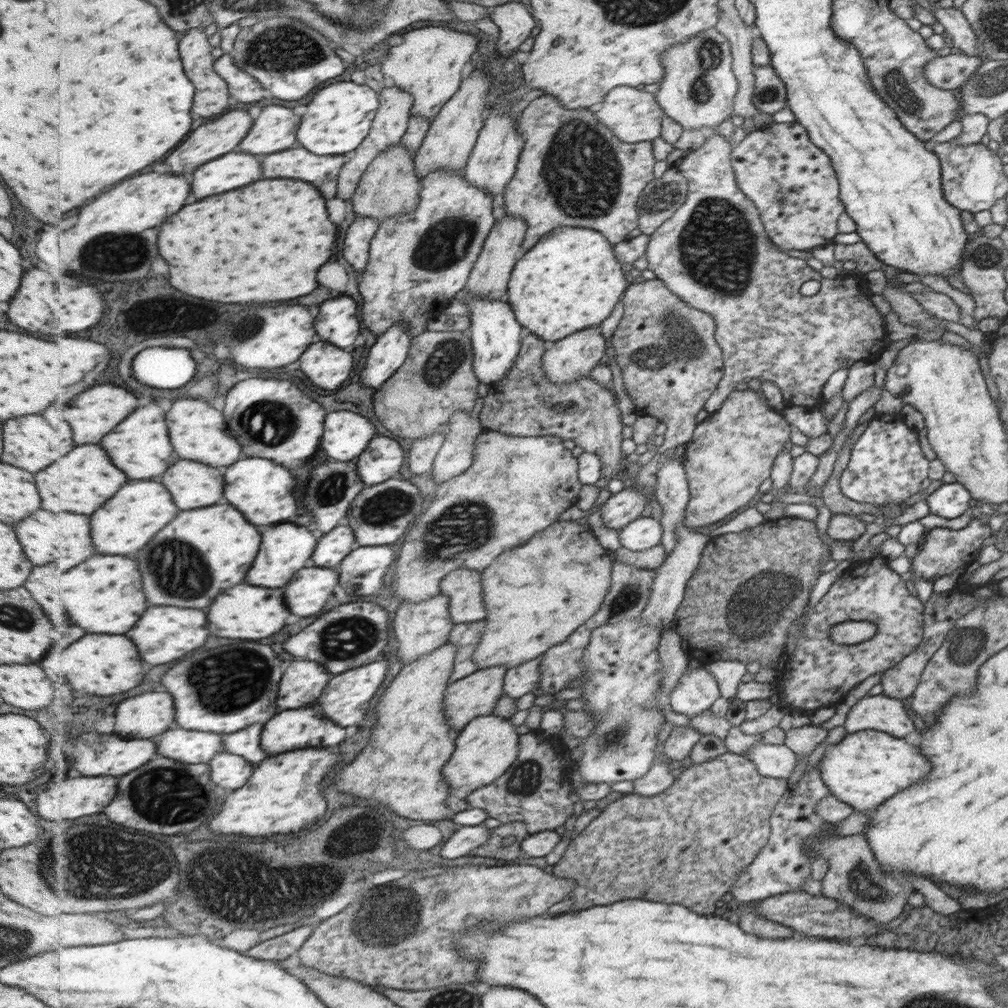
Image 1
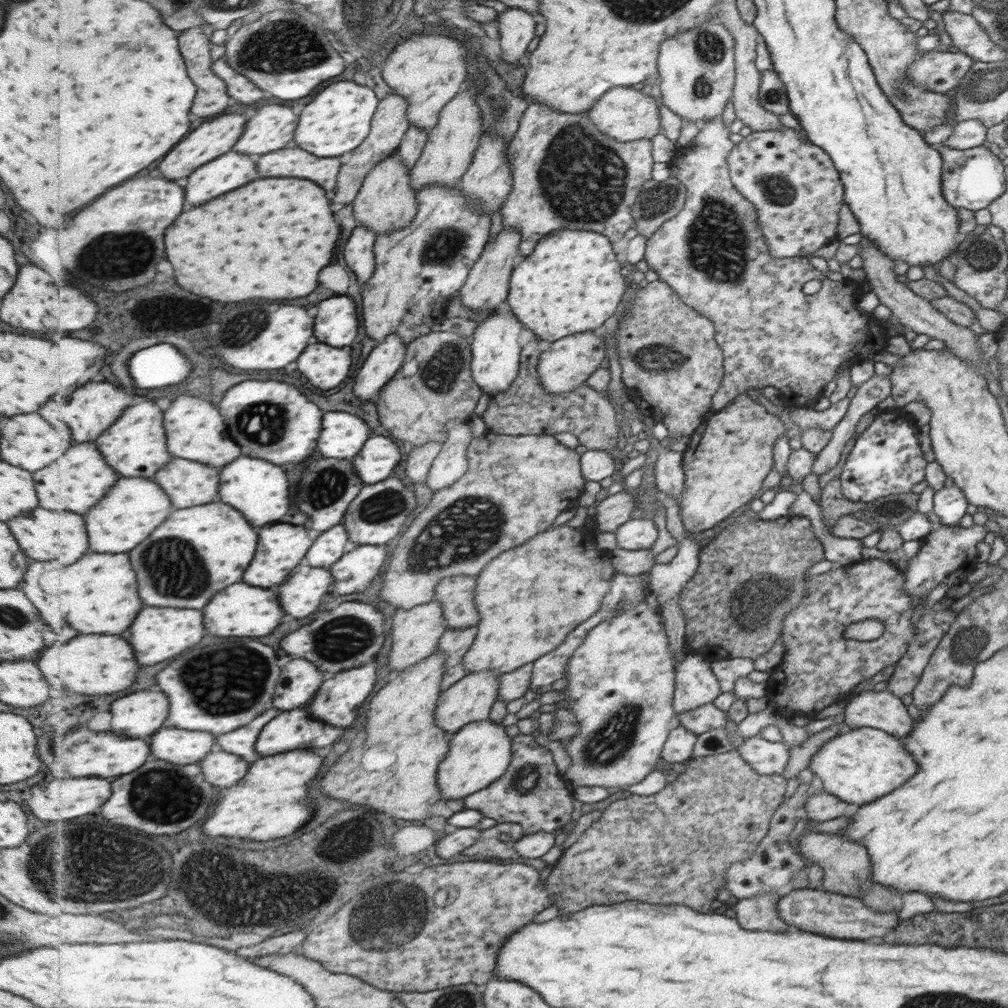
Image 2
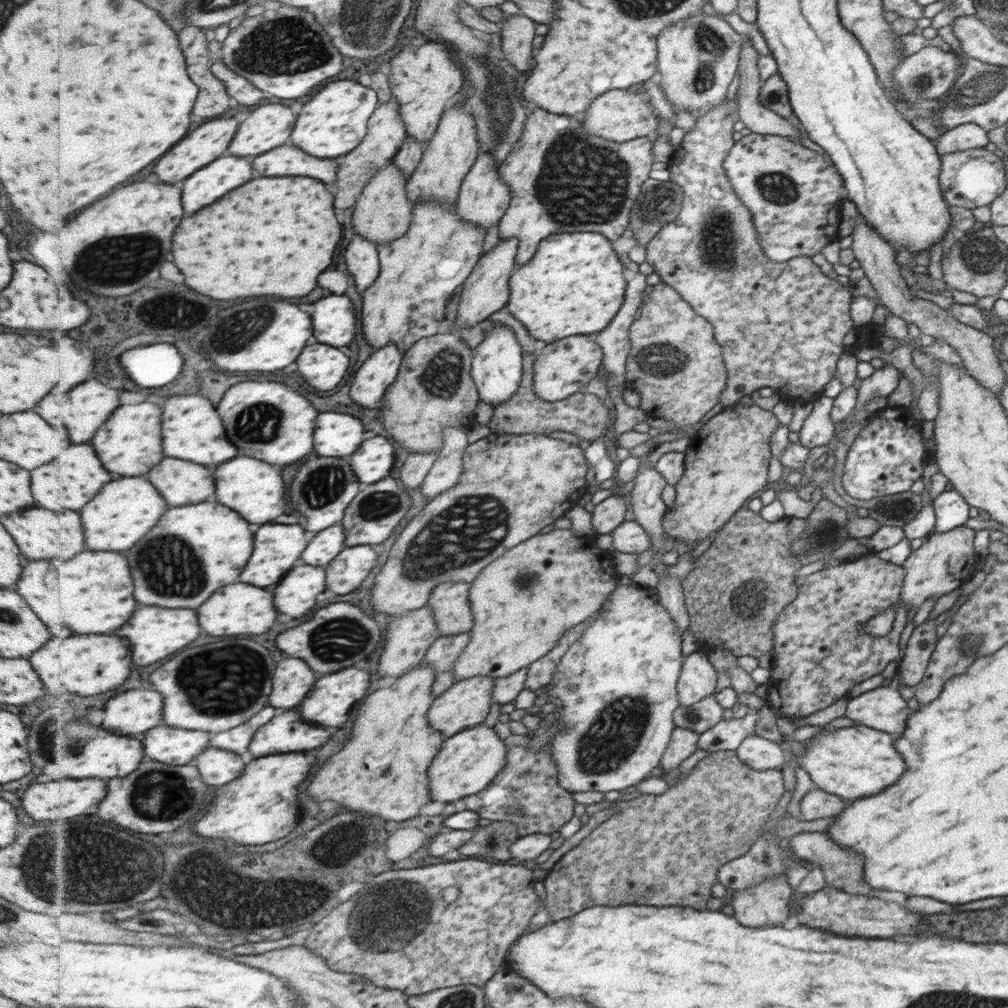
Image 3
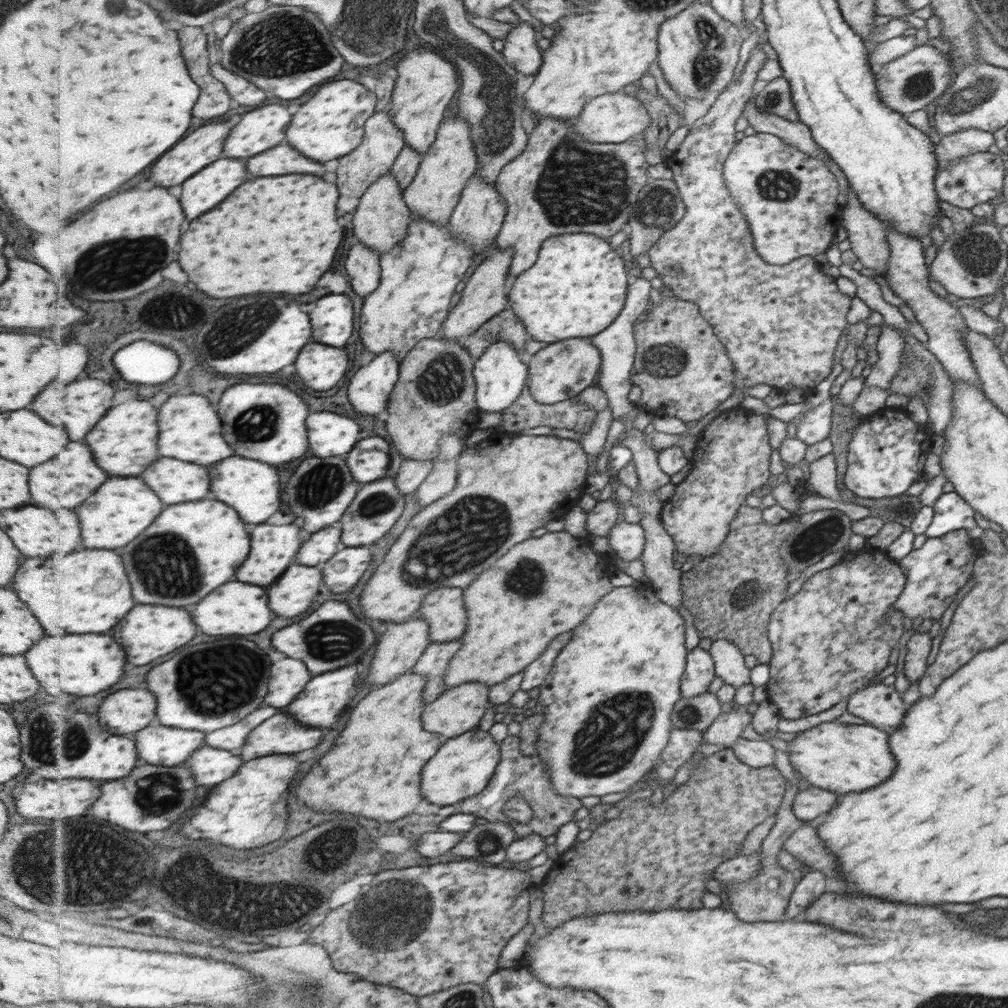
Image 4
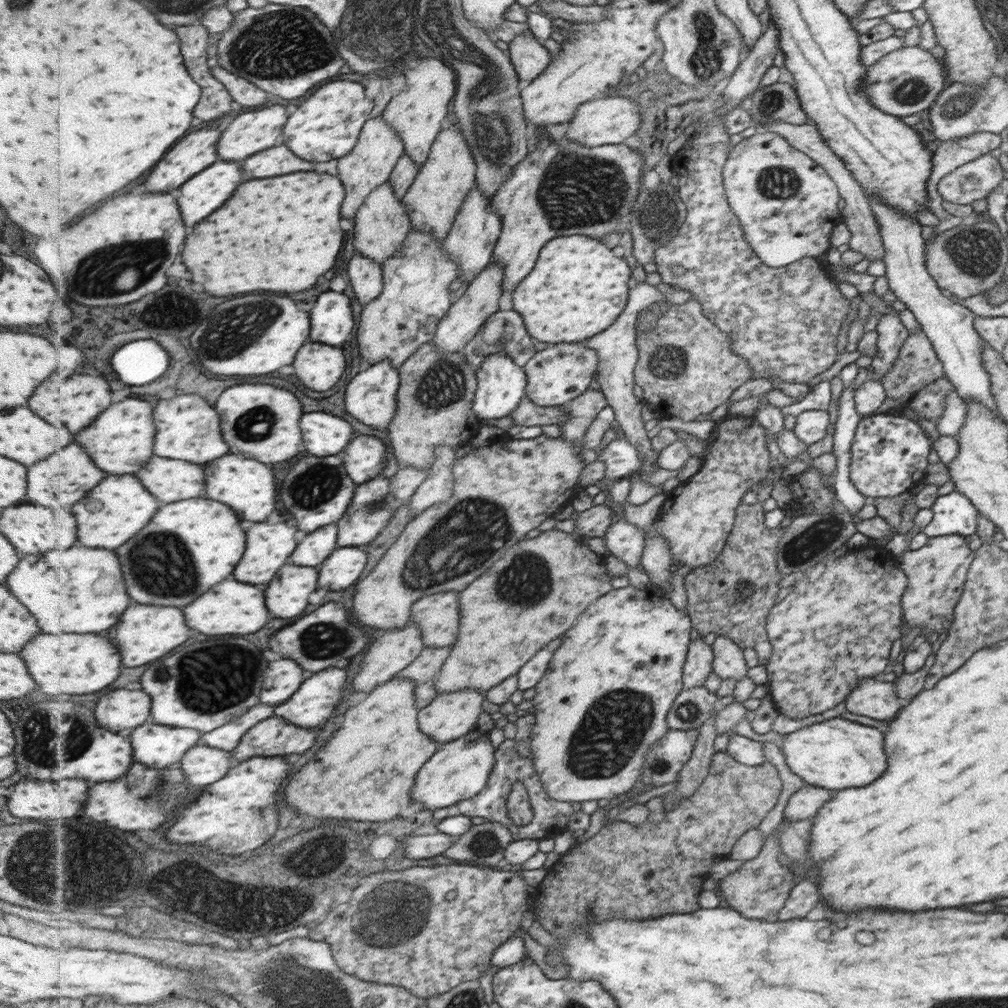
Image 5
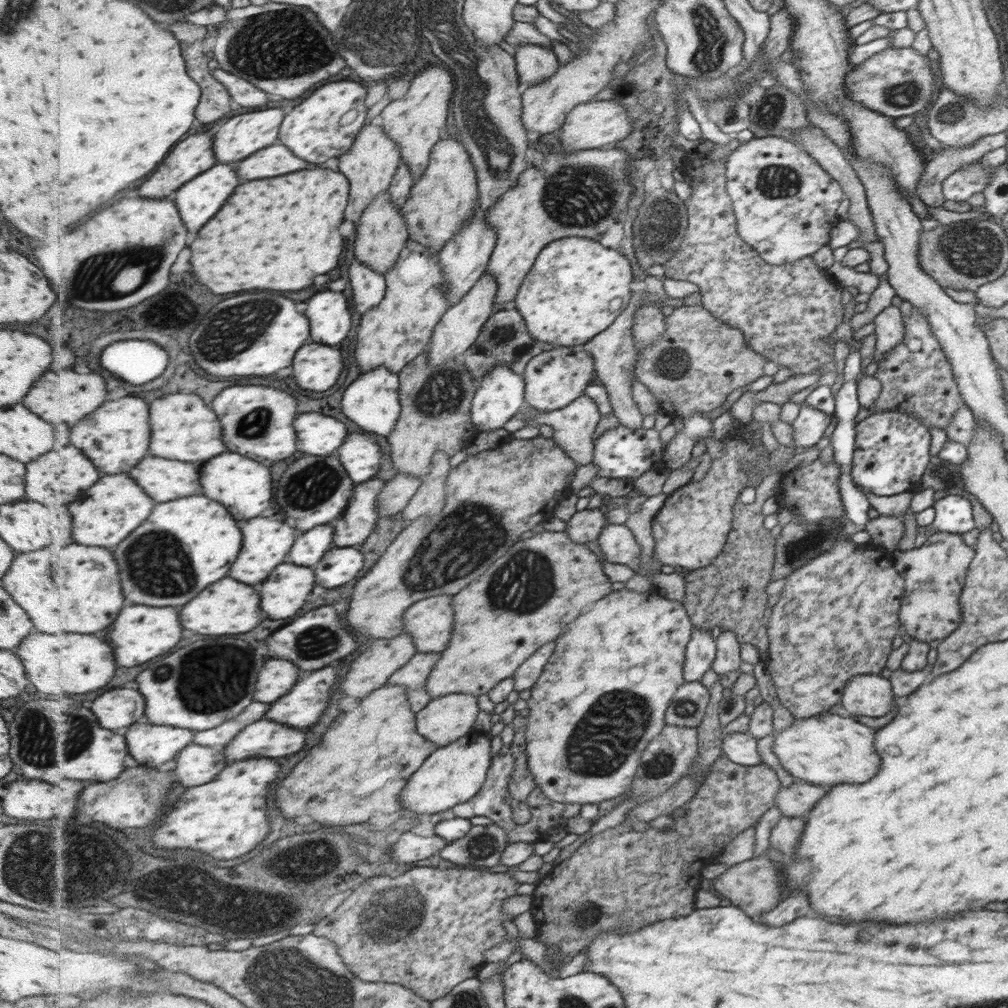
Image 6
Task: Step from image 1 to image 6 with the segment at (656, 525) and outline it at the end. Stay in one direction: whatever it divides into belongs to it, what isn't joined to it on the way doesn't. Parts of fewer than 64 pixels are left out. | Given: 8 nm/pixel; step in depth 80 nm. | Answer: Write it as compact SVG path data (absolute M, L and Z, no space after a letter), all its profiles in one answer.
M609 523L597 541L601 543L605 563L621 563L629 572L641 570L641 546L626 523Z

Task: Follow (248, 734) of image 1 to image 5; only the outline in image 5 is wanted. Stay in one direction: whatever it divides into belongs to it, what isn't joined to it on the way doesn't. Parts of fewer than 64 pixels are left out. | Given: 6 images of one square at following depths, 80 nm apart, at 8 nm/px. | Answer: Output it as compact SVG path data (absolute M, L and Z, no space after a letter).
M259 704L259 706L255 706L255 710L249 710L243 718L237 718L235 722L225 724L219 730L211 730L207 734L203 733L203 738L200 739L199 744L201 746L215 746L215 748L221 748L221 750L235 750L239 746L241 738L253 726L257 726L265 718L271 718L273 712L275 712L273 706Z

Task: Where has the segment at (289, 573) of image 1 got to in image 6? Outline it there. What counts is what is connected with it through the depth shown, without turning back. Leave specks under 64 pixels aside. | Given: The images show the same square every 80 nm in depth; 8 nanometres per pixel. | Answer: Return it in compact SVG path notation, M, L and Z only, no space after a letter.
M255 518L249 520L243 528L243 534L247 538L247 542L243 542L243 554L239 556L239 562L235 562L235 566L231 568L231 578L239 578L239 582L247 582L247 584L259 584L265 582L271 572L285 562L285 556L291 552L295 540L297 540L297 530L293 530L289 524L277 522L277 520L269 520L269 518Z

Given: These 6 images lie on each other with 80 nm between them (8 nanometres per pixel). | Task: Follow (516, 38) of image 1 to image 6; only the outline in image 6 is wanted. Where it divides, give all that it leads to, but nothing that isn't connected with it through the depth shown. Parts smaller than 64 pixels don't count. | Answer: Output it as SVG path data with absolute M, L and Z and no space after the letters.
M524 44L515 47L515 50L520 82L527 82L528 85L550 80L561 66L558 55L549 47Z

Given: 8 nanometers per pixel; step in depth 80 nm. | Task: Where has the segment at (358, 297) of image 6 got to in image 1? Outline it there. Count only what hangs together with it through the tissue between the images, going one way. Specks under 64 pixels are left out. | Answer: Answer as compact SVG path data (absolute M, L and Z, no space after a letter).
M356 216L353 222L349 226L349 232L345 236L345 248L343 248L343 256L362 272L367 270L369 255L370 255L370 244L373 238L379 230L381 222L373 220L373 218L365 218Z

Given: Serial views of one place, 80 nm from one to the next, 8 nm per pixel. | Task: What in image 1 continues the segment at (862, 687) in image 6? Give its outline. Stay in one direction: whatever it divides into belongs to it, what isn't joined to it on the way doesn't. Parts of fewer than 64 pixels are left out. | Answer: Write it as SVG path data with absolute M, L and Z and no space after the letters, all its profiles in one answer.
M883 694L865 695L857 700L847 712L843 727L846 734L875 730L902 739L913 732L911 718L905 714L903 704L898 699Z

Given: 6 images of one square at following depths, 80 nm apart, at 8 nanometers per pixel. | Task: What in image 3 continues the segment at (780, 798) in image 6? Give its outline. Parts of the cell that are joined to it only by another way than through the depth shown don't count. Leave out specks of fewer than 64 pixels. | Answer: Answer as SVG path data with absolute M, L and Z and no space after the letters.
M812 787L800 799L799 812L801 821L811 821L828 816L836 816L847 804L838 796Z

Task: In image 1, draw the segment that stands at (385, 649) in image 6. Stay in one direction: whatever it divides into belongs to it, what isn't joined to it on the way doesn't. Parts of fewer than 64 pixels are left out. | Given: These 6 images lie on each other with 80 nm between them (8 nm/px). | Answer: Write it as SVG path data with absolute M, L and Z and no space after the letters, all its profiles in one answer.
M439 593L437 597L423 602L402 602L394 618L394 635L399 642L397 656L405 664L409 664L418 658L425 657L426 654L435 652L450 640L450 634L455 625L450 613L449 595Z

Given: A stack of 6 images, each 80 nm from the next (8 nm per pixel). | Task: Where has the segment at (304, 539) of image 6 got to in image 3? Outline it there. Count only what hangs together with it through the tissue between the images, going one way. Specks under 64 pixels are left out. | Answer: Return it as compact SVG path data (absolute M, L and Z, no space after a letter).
M339 522L333 528L318 532L307 545L307 554L303 554L303 562L311 566L331 564L347 548L346 530Z

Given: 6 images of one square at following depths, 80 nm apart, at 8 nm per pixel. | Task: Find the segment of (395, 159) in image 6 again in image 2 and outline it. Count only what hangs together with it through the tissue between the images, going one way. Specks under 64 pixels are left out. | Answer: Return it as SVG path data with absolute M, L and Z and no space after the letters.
M391 92L385 100L383 106L379 106L379 114L375 114L375 122L373 122L373 130L371 130L371 138L367 138L367 142L363 142L363 146L359 146L359 150L355 150L355 154L351 154L351 158L343 163L341 170L341 182L339 182L339 190L335 192L335 202L345 202L345 204L353 205L359 191L362 189L363 183L366 180L367 174L373 170L375 165L390 157L397 152L401 146L403 137L412 125L408 118L409 102L407 98Z

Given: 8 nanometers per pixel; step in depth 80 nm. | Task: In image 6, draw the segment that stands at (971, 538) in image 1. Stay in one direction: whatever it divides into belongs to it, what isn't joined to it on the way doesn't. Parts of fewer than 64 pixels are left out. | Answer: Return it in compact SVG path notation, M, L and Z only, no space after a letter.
M937 532L924 538L920 547L915 547L909 551L893 550L893 560L895 561L895 570L903 578L906 578L906 593L903 594L902 605L899 609L899 622L903 623L904 631L911 639L920 640L929 643L932 640L941 640L949 636L962 617L961 604L959 604L959 592L963 588L963 578L967 570L967 564L973 562L973 550L969 548L969 544L965 546L961 542L960 534L951 534L945 532Z

